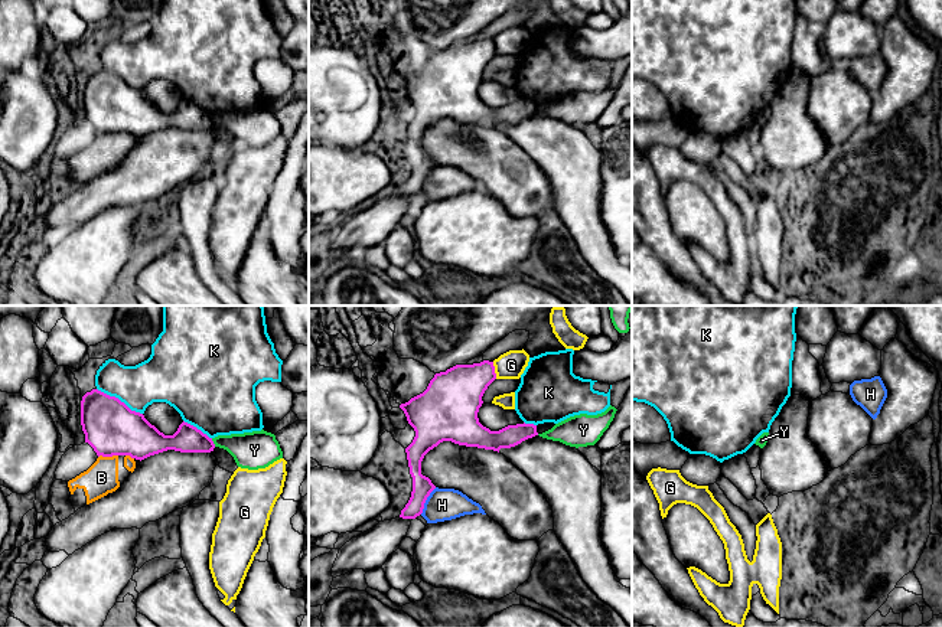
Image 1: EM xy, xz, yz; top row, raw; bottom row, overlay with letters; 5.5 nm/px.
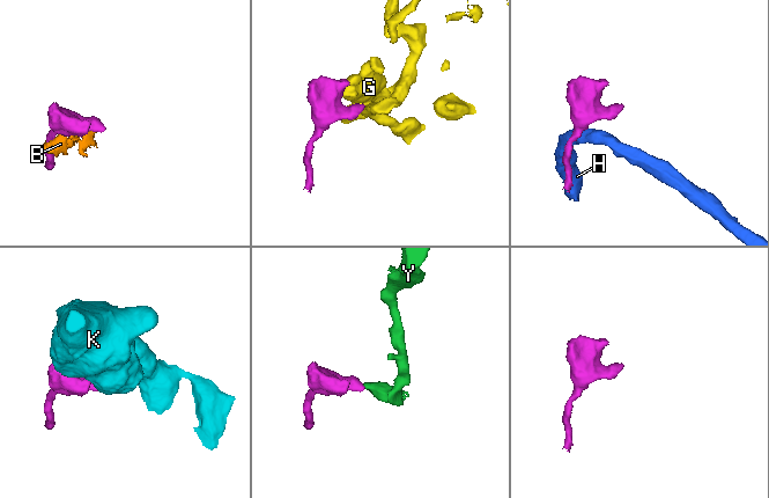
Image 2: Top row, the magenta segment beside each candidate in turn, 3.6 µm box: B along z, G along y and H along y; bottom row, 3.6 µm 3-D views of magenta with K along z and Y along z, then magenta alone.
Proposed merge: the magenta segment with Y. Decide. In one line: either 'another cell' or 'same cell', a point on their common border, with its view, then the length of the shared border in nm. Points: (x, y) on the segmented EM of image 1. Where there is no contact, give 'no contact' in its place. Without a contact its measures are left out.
another cell; contact xy (212, 443); length 50 nm

